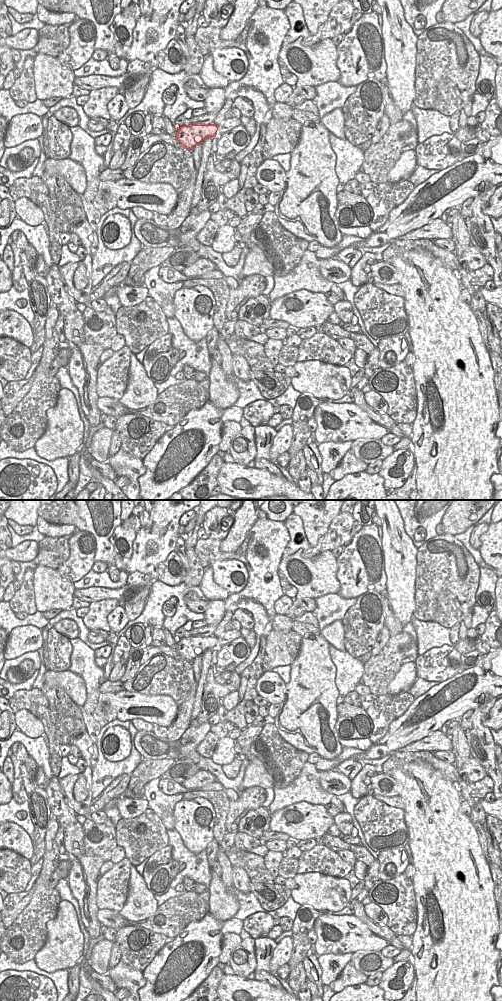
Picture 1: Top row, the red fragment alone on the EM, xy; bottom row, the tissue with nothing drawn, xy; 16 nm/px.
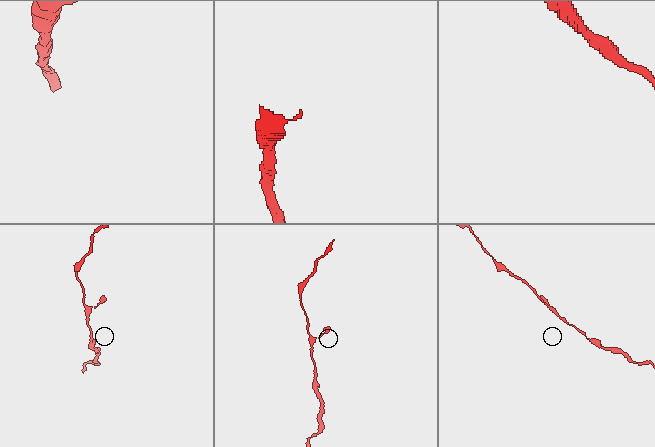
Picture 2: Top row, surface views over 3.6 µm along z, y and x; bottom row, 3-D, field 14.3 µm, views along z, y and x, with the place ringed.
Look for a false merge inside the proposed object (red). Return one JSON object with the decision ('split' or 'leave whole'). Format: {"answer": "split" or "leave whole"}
{"answer": "leave whole"}

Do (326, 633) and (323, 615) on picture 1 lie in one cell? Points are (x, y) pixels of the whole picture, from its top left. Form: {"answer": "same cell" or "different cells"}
{"answer": "different cells"}

